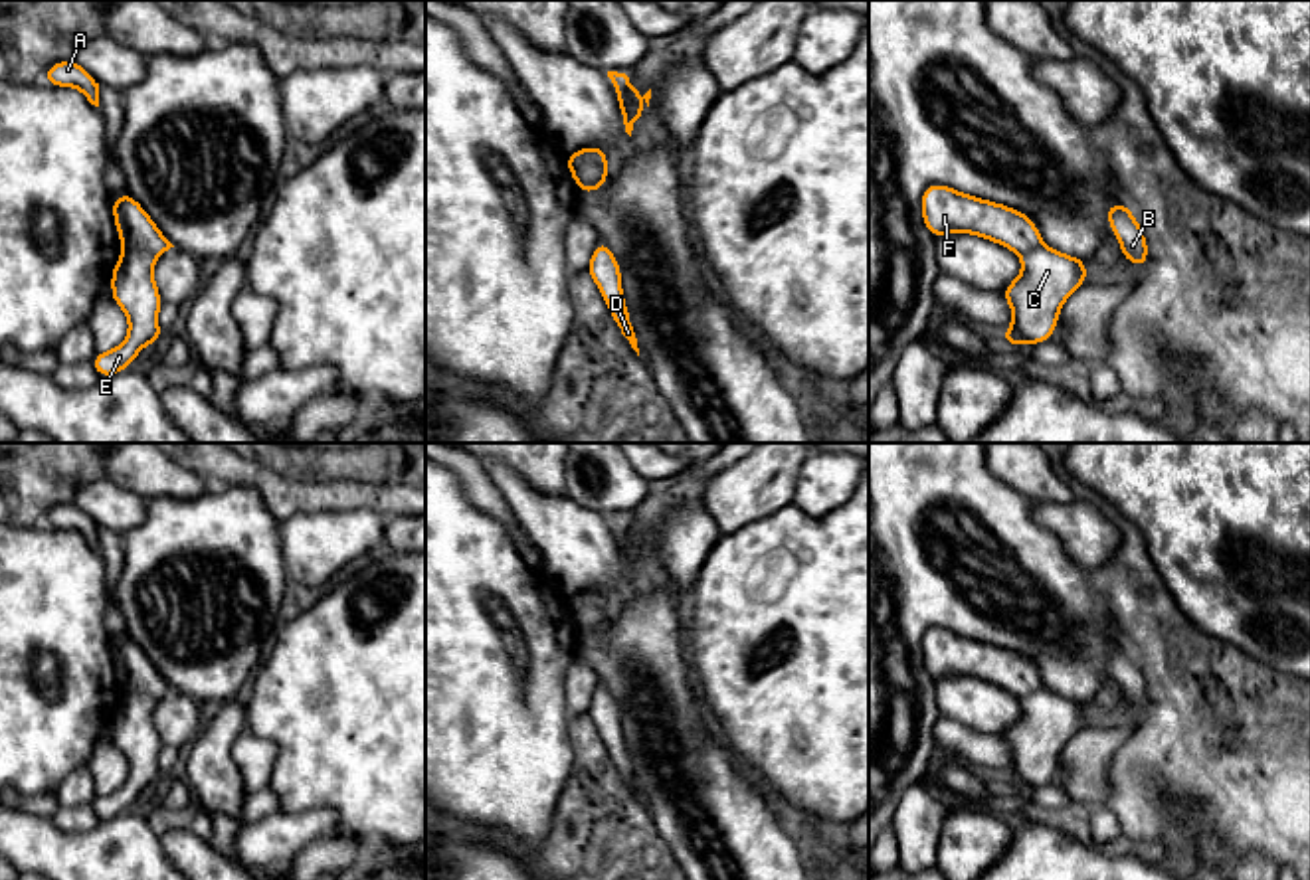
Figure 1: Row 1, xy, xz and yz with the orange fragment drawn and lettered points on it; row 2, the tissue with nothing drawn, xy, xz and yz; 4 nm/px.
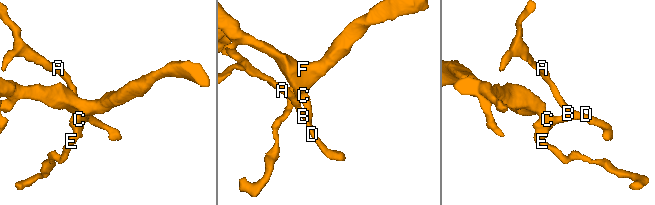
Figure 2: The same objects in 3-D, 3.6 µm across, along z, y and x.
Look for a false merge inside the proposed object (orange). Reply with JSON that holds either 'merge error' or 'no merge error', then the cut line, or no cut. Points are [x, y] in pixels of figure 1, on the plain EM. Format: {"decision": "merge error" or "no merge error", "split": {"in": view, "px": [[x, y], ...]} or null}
{"decision": "merge error", "split": {"in": "xy", "px": [[123, 691], [141, 691], [155, 699]]}}

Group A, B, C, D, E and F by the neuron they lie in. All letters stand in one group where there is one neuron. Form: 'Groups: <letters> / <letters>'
Groups: A B C D E / F

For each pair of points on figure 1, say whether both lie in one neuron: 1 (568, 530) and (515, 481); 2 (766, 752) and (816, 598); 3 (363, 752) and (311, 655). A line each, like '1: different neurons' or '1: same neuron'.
1: same neuron
2: same neuron
3: same neuron

